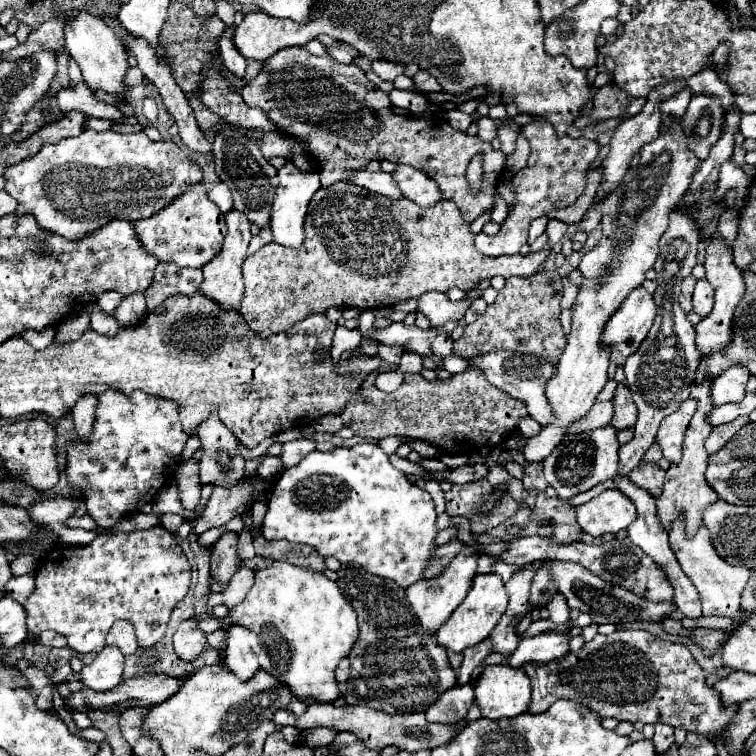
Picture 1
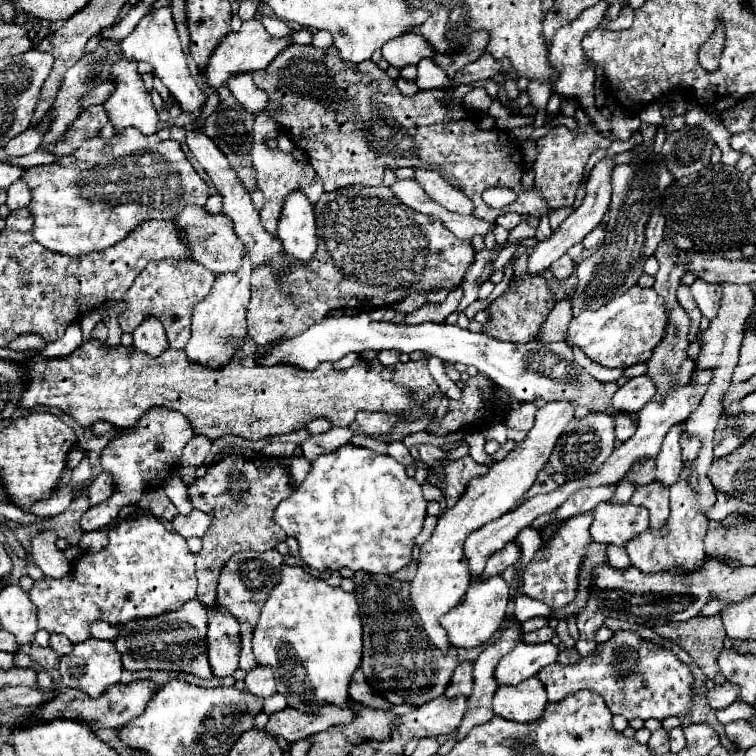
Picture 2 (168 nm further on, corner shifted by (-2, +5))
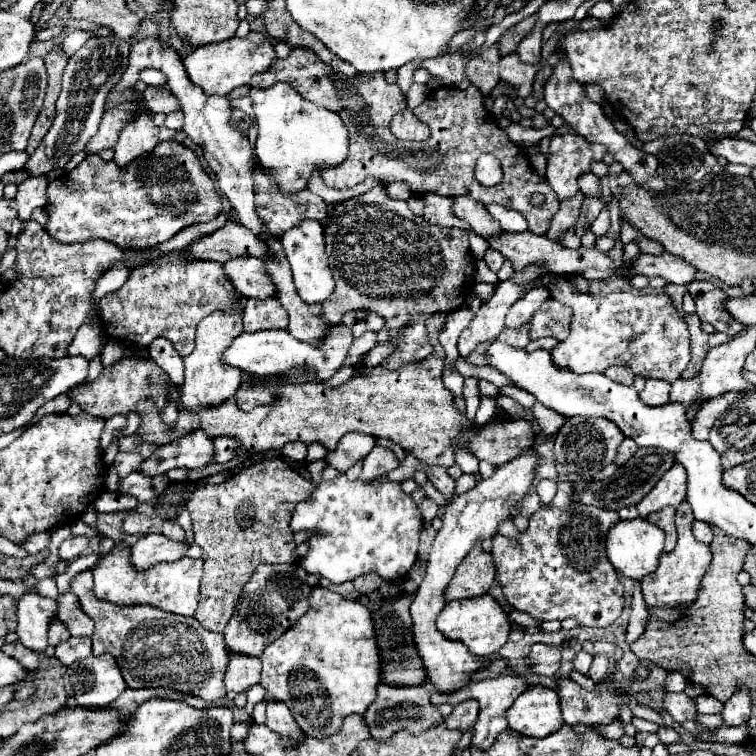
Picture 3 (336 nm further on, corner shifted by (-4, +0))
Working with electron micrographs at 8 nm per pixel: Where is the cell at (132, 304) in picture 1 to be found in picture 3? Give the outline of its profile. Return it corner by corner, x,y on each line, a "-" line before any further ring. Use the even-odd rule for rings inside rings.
156,338
156,342
152,342
152,346
148,346
148,350
150,350
150,358
168,374
172,384
182,386
184,364
182,364
180,354
172,346
172,342
168,342
166,338

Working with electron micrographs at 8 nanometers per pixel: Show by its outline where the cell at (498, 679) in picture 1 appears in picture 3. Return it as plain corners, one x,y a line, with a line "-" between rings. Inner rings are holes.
528,686
528,690
516,698
514,706
508,708
506,718
514,732
532,738
544,738
564,724
558,696
546,686

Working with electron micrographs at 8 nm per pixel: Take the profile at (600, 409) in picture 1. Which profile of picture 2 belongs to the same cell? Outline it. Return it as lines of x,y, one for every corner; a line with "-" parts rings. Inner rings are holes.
646,375
634,377
624,387
620,387
620,391
612,397
614,407
638,413
650,401
650,397
654,395
654,389
656,389
656,383
650,377

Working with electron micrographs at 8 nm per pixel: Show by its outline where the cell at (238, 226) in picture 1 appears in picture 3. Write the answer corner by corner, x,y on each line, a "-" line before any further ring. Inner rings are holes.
242,308
240,310
216,310
208,318
200,320
196,328
196,350
184,358
184,386
182,386
182,404
186,410
196,412
200,406
218,406
232,394
236,394
242,374
240,370
232,370
232,366
224,366
224,350
232,344
236,334
242,334

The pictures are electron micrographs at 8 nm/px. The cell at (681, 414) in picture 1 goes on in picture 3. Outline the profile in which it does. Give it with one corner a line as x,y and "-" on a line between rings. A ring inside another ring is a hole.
674,464
660,482
646,494
646,498
638,504
638,512
646,518
650,512
662,510
666,506
678,506
686,498
686,474
684,466

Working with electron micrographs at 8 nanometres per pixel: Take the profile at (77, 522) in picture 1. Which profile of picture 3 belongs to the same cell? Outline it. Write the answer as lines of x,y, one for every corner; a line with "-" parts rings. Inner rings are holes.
92,572
76,576
70,582
70,592
76,594
80,608
96,622
92,636
94,654
112,654
130,688
172,688
202,696
206,702
218,700
226,694
224,670
228,664
228,650
222,634
204,630
196,618
168,614
152,606
118,606
100,602
92,592

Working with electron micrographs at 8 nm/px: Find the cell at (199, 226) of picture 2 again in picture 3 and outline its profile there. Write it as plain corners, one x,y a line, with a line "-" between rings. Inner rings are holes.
232,258
232,262
224,262
224,274
236,292
246,298
268,298
274,296
274,286
266,274
264,262
258,258

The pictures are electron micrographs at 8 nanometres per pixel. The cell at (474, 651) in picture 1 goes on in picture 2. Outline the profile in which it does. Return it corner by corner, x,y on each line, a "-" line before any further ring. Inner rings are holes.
460,663
452,675
448,689
444,691
446,699
470,697
472,695
472,663

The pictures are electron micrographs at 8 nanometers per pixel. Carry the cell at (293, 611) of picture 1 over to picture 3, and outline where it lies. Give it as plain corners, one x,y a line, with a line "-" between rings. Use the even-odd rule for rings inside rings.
314,586
308,600
308,614
260,656
260,684
272,698
282,700
290,708
306,736
324,738
340,730
344,716
354,712
364,714
370,702
374,702
376,686
380,684
380,662
370,610
366,606
346,600
324,586

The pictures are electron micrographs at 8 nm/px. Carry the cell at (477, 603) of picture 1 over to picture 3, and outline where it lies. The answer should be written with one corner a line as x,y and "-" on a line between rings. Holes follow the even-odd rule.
482,594
476,598
448,602
446,608
440,612
436,626
446,638
462,640
468,646
468,650
472,650
472,654
476,654
476,656
494,654
500,646
506,644
508,634
510,634
508,614
504,612
502,604
492,594

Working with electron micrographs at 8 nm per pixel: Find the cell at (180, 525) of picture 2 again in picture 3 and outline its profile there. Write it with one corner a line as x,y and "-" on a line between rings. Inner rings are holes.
144,534
132,546
132,564
138,570
146,570
158,562
172,562
184,558
190,544
186,540
176,542
166,538
164,534

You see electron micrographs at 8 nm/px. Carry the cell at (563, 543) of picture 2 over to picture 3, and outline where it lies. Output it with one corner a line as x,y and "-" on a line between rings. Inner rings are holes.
578,506
568,510
542,508
530,516
530,526
514,542
496,536
492,556
506,600
534,620
574,618
580,626
610,626
622,612
624,588
606,556
606,534
620,518
612,510

